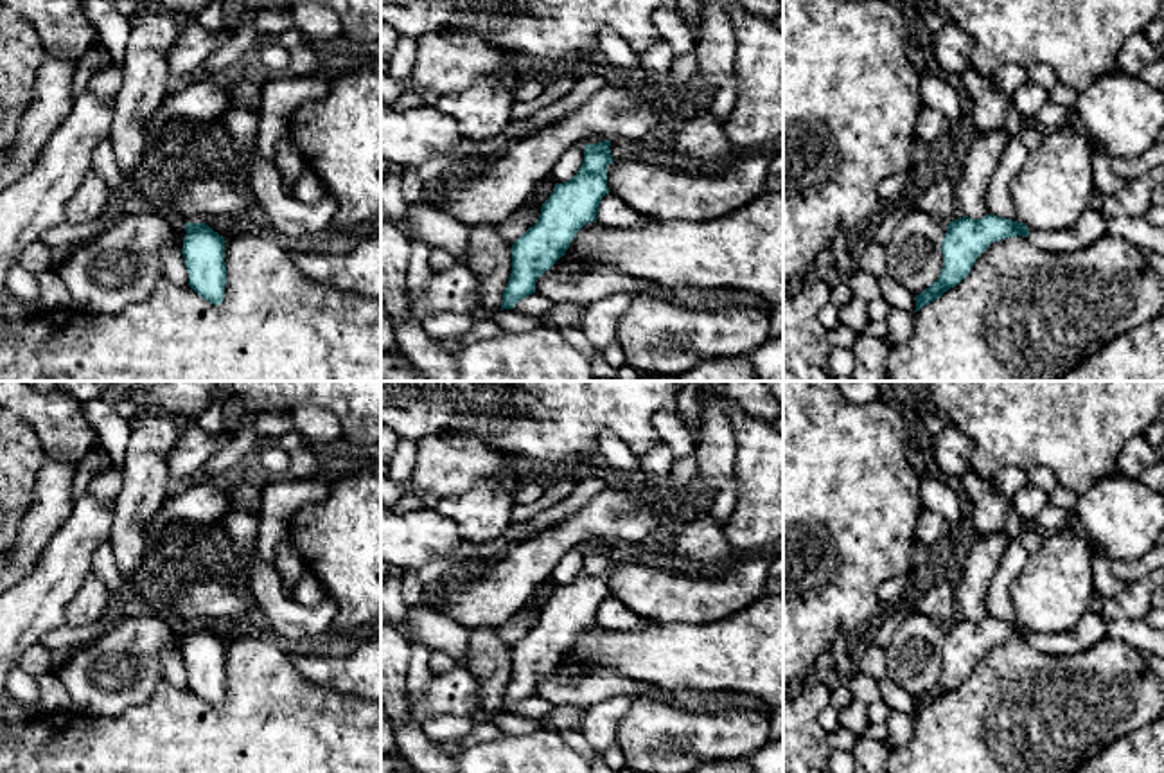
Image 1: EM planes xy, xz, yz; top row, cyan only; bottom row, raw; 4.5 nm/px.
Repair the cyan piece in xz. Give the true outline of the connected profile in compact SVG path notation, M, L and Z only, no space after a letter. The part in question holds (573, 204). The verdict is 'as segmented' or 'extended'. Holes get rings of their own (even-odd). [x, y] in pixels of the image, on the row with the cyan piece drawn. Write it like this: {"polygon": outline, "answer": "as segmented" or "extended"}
{"polygon": "M611 140L584 146L578 173L555 183L542 203L539 219L512 244L512 273L503 291L503 309L535 293L537 279L569 248L577 232L596 221L600 201L609 194L607 165L613 162Z", "answer": "as segmented"}

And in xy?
{"polygon": "M185 223L181 253L189 286L207 302L219 306L225 297L225 237L205 223Z", "answer": "as segmented"}

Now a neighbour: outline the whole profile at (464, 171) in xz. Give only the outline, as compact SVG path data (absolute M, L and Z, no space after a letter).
M472 155L465 160L447 167L442 174L426 180L424 192L444 192L453 187L469 183L474 176L481 174L494 156L489 155Z

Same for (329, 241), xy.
M325 230L320 235L313 237L311 241L291 244L291 246L300 250L300 252L320 253L320 255L348 253L365 237L370 237L370 235L357 235L357 234Z

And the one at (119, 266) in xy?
M151 207L110 219L97 235L56 257L54 270L70 293L70 307L84 315L113 315L147 300L163 277L162 252L167 246L181 252L185 234L185 223Z

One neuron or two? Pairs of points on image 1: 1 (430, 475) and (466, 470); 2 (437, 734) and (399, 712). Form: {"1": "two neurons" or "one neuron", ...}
{"1": "one neuron", "2": "two neurons"}

